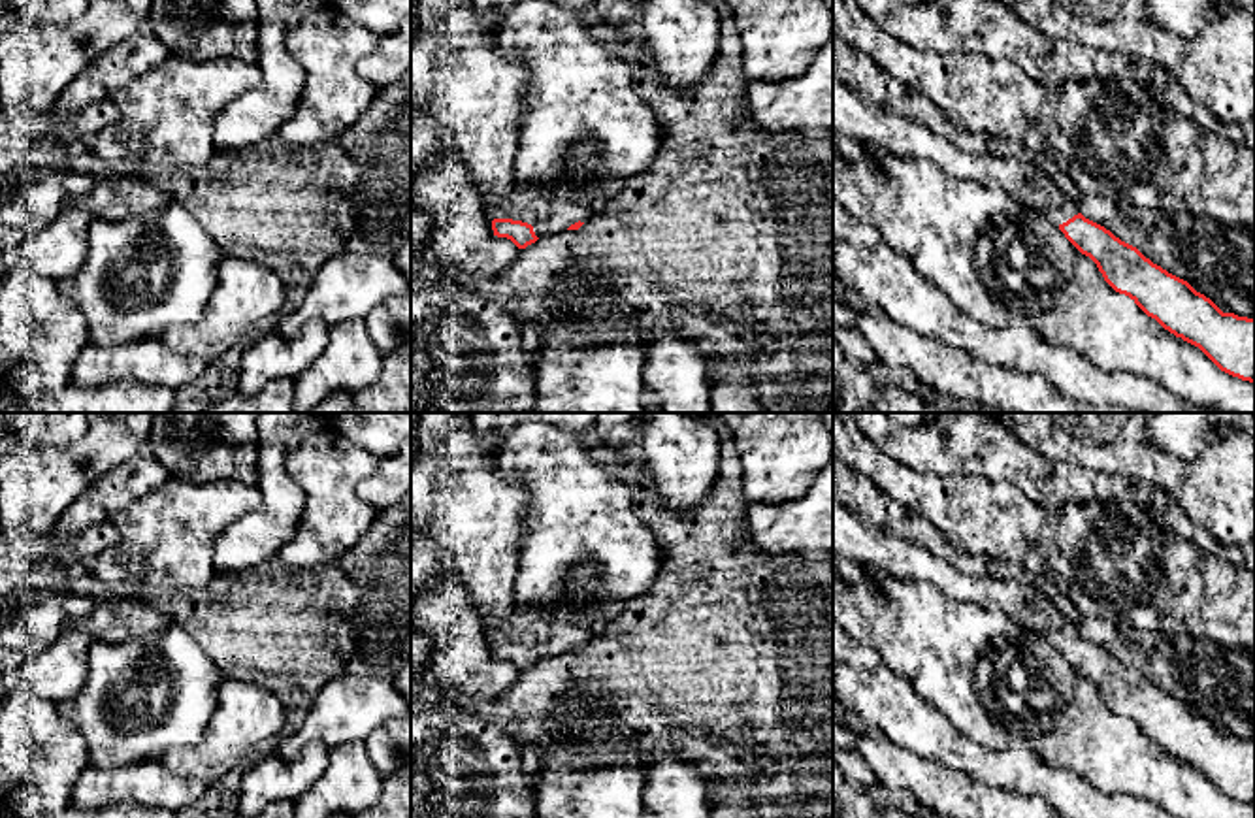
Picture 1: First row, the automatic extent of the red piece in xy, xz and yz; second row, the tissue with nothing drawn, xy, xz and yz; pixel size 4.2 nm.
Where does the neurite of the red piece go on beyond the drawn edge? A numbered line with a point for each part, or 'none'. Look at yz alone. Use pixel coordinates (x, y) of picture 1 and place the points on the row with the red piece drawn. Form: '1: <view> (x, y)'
1: yz (869, 123)

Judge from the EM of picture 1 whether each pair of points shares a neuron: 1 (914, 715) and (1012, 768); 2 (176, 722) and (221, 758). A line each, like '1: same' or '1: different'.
1: same
2: different

